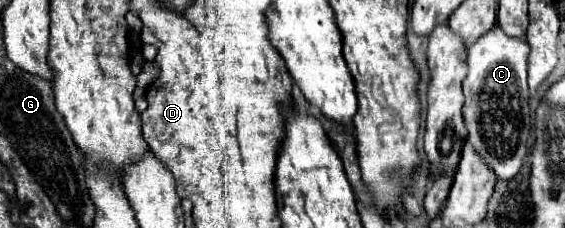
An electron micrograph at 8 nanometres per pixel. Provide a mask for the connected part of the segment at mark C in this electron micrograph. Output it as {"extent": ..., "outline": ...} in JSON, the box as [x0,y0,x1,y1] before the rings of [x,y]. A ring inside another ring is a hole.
{"extent":[463,26,531,180],"outline":[[[495,26],[467,50],[469,72],[463,80],[463,120],[469,130],[467,142],[495,172],[497,180],[511,180],[527,156],[531,134],[531,110],[527,90],[527,56],[525,40],[513,40]]]}

